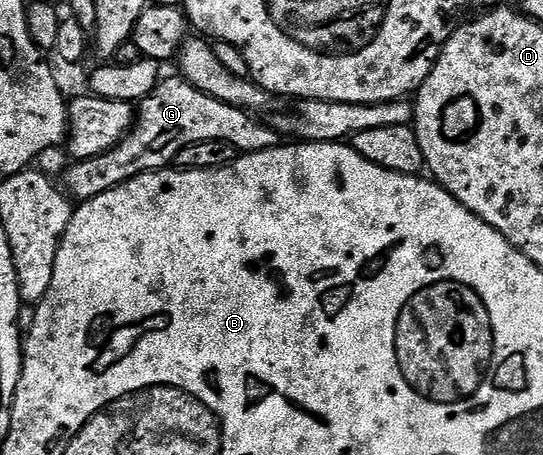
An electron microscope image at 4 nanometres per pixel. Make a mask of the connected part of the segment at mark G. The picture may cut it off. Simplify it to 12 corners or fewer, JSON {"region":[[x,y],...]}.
{"region":[[165,78],[114,149],[73,162],[66,191],[93,199],[175,164],[186,145],[279,147],[275,126]]}

